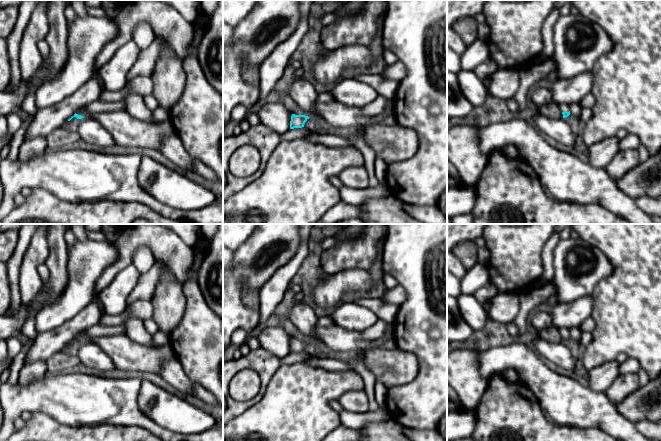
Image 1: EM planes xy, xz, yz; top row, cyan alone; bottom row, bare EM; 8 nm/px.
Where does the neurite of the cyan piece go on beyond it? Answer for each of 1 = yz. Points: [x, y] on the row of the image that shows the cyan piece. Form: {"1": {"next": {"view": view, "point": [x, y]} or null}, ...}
{"1": {"next": {"view": "yz", "point": [563, 107]}}}

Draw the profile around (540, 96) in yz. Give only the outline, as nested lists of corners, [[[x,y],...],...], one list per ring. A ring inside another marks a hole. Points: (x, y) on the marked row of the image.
[[[539,85],[533,87],[530,94],[533,103],[537,107],[549,104],[551,101],[553,101],[553,95],[551,89],[541,87]]]

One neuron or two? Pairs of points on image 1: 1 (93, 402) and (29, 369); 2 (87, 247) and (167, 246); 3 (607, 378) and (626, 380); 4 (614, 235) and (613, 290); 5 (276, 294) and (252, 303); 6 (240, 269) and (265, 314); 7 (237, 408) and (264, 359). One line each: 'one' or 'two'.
1: two
2: two
3: two
4: one
5: two
6: two
7: one

